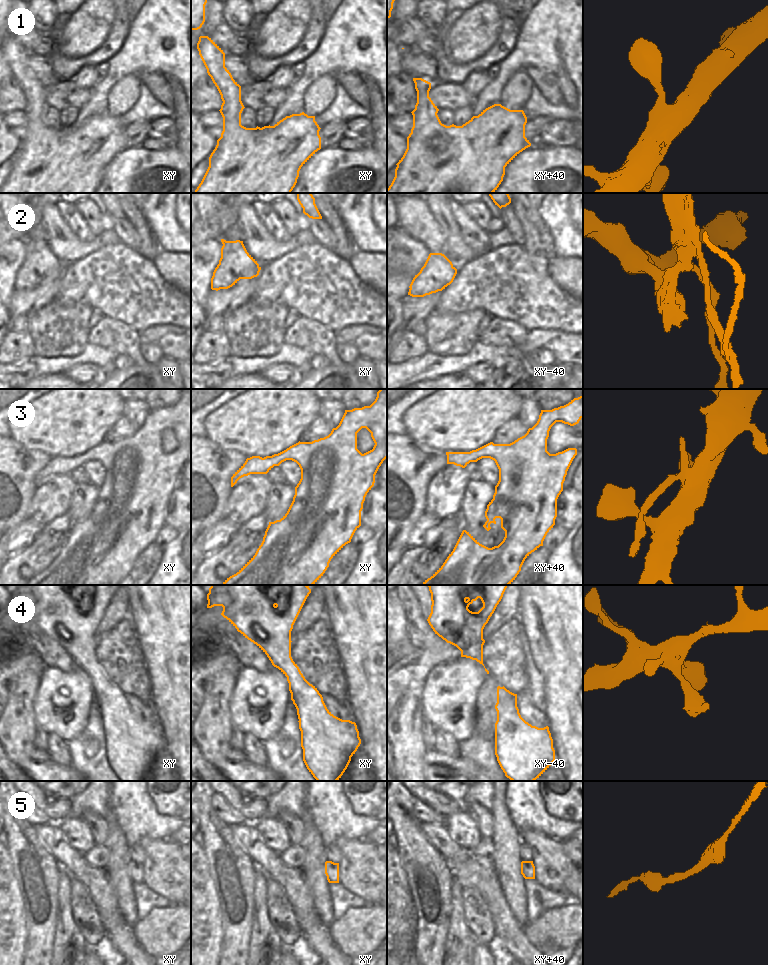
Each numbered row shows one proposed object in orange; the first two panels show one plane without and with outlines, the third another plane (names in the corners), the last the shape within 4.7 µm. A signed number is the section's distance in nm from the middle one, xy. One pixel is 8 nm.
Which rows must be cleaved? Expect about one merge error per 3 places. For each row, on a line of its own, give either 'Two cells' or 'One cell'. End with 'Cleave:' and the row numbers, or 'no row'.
1: One cell
2: Two cells
3: One cell
4: One cell
5: One cell
Cleave: 2

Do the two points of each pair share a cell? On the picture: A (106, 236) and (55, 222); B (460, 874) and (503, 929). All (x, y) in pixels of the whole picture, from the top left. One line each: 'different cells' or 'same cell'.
A: different cells
B: same cell

